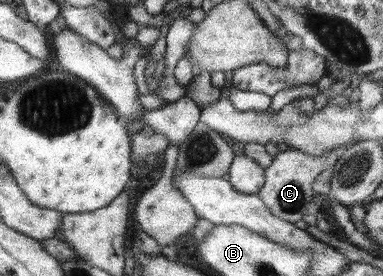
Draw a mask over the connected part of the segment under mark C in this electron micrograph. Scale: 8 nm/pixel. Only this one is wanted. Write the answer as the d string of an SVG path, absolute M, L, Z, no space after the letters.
M354 139L353 142L349 142L349 144L345 144L338 149L324 152L321 156L309 156L300 150L292 149L280 152L274 157L272 164L264 169L265 182L257 196L274 216L293 223L302 220L302 217L310 211L314 198L312 185L318 174L327 168L333 168L339 160L340 154L360 141L364 140Z

